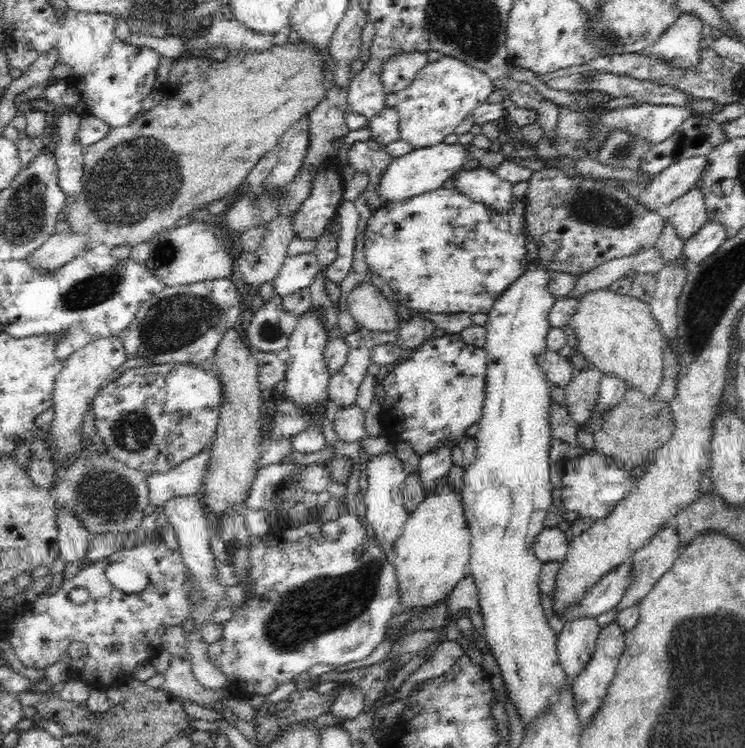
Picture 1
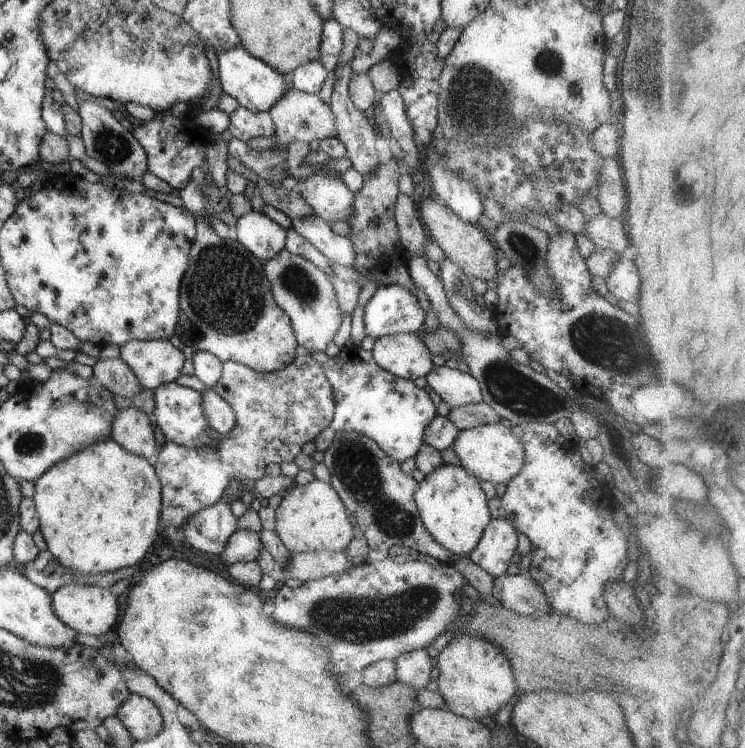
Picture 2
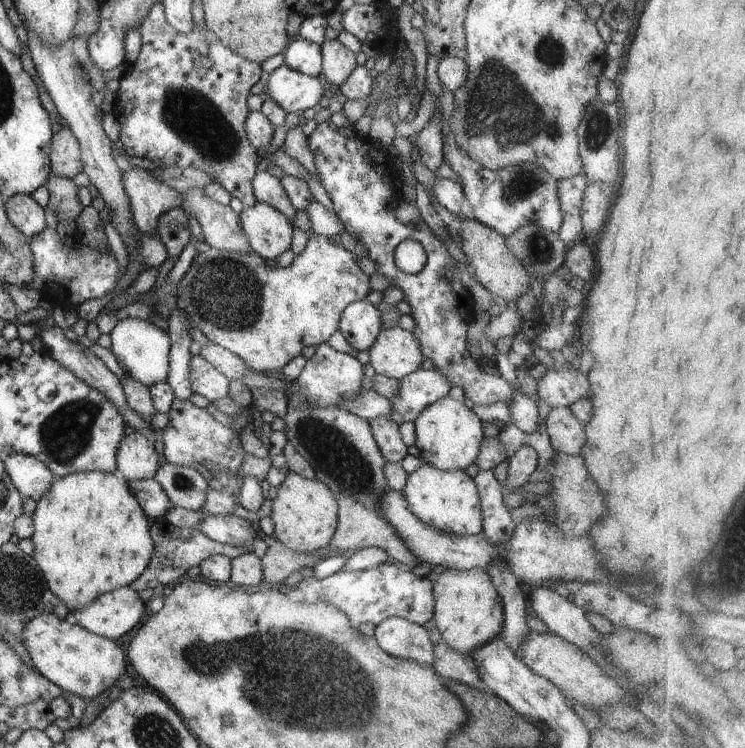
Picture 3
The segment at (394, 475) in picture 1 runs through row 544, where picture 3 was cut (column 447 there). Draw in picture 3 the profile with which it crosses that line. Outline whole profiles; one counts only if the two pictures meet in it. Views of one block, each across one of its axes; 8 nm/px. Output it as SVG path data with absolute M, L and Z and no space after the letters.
M422 367L400 382L398 392L389 400L393 409L389 417L399 425L416 420L424 408L445 397L453 387L436 369L424 370Z

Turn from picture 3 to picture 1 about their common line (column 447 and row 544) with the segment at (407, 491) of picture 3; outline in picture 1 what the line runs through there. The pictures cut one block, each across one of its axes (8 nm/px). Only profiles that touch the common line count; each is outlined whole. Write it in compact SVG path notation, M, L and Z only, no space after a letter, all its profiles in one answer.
M528 260L528 268L526 272L514 280L514 284L510 284L502 294L500 298L494 302L494 306L487 312L488 320L485 322L487 330L487 337L483 346L483 349L487 352L488 368L486 370L486 396L484 400L484 406L482 408L482 418L478 420L479 431L475 434L474 438L477 440L477 456L474 462L465 468L465 473L462 476L462 490L461 501L467 520L467 525L471 534L471 549L468 566L468 575L474 578L476 581L476 587L478 587L478 600L480 600L480 613L483 618L483 637L486 638L486 645L490 648L490 652L493 654L501 670L501 676L505 684L505 690L507 690L507 696L513 702L515 709L522 719L523 727L526 729L530 724L541 715L544 715L544 710L552 704L552 700L556 700L558 694L560 694L560 688L566 686L566 675L561 667L558 653L557 653L557 635L552 631L548 620L546 619L543 608L543 602L541 602L541 589L539 588L539 575L543 562L540 562L535 557L533 551L533 544L536 537L545 526L545 518L552 504L553 498L553 484L550 480L550 457L549 452L552 450L554 440L552 438L550 423L548 420L549 410L551 405L551 387L552 385L546 381L542 369L539 368L536 362L536 357L547 350L546 333L550 330L549 312L552 305L556 302L556 296L552 296L547 289L547 284L551 279L554 271L550 270L545 264L541 263L541 260L534 262Z

